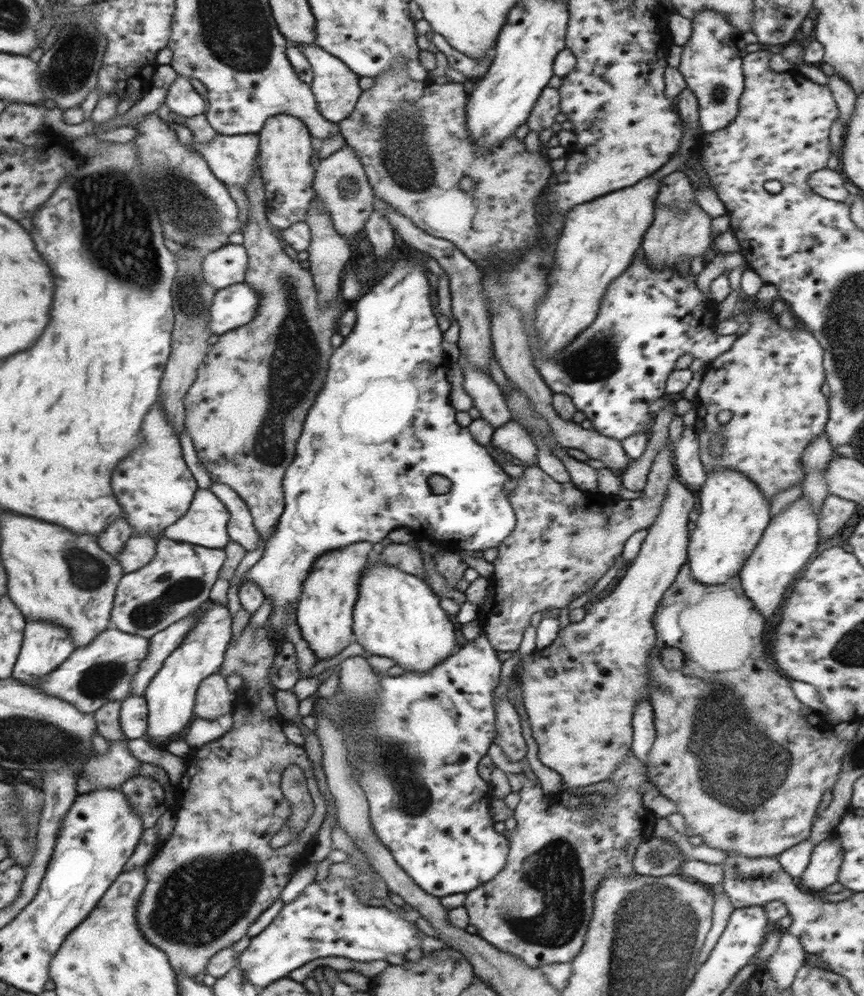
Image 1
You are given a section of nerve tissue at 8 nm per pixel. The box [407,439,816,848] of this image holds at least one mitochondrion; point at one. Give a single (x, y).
(765, 761)

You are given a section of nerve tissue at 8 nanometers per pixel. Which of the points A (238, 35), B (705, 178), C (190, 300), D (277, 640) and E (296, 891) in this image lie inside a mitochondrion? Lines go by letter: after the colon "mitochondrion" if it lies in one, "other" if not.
A: mitochondrion
B: other
C: mitochondrion
D: other
E: other

